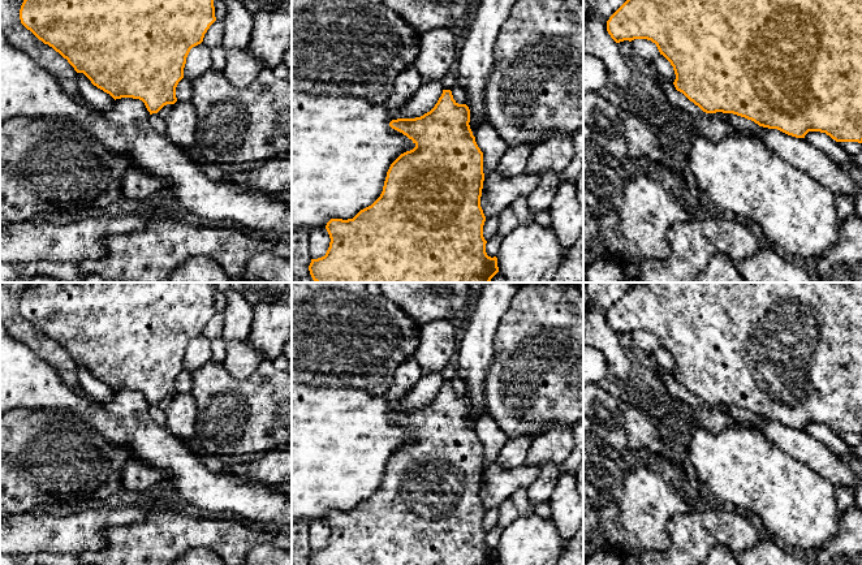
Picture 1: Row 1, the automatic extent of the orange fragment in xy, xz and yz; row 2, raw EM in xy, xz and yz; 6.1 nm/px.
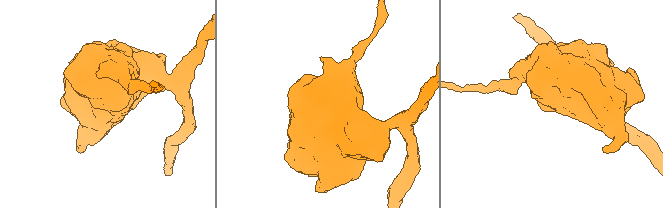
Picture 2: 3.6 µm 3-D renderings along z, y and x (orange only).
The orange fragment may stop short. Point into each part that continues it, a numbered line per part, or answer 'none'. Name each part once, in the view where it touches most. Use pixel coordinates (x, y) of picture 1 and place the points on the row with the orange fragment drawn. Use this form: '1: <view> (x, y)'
none

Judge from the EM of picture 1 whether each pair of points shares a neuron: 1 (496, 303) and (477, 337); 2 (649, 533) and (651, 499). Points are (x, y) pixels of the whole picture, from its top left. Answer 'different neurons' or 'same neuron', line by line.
1: same neuron
2: same neuron

